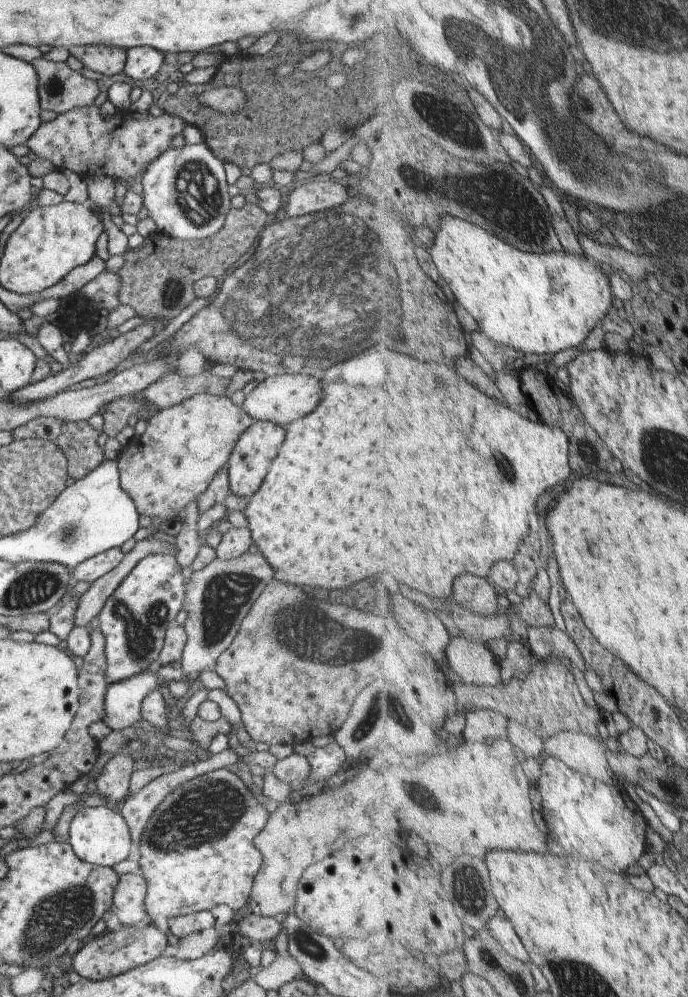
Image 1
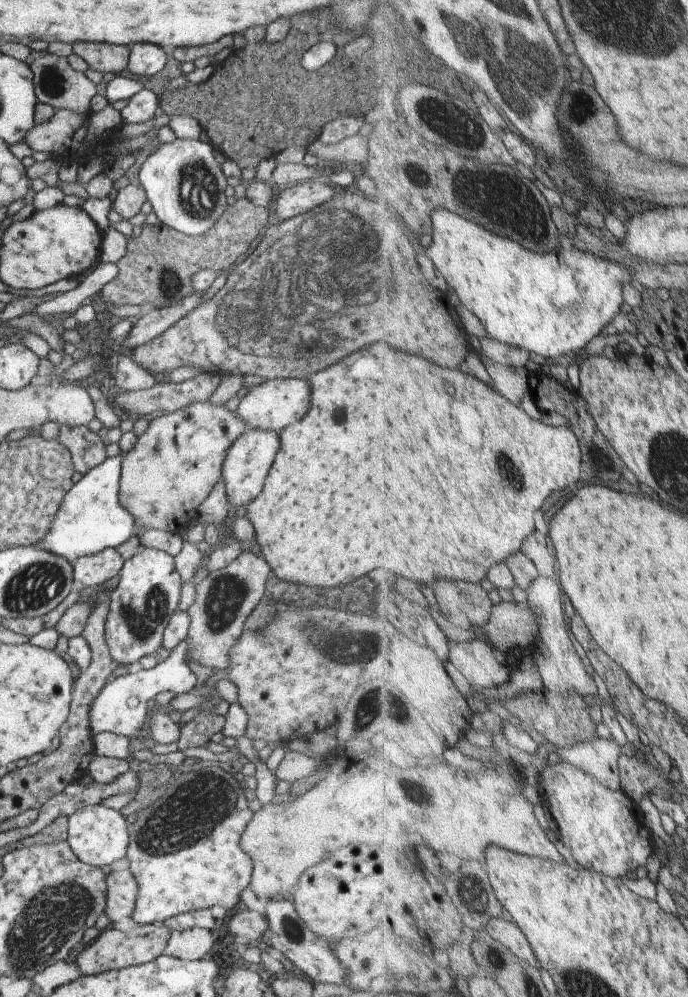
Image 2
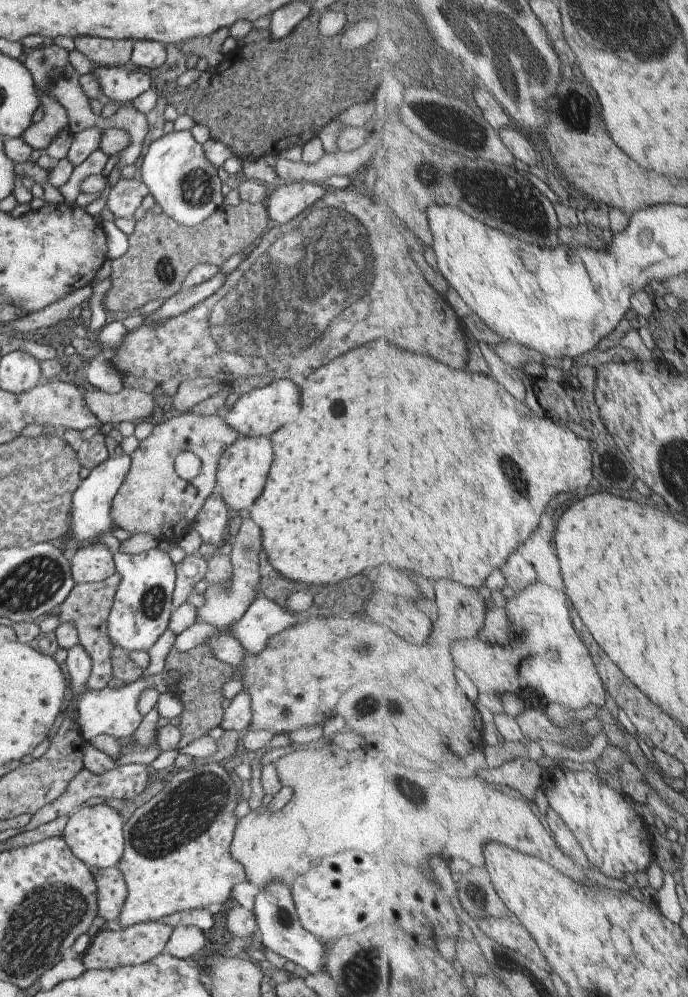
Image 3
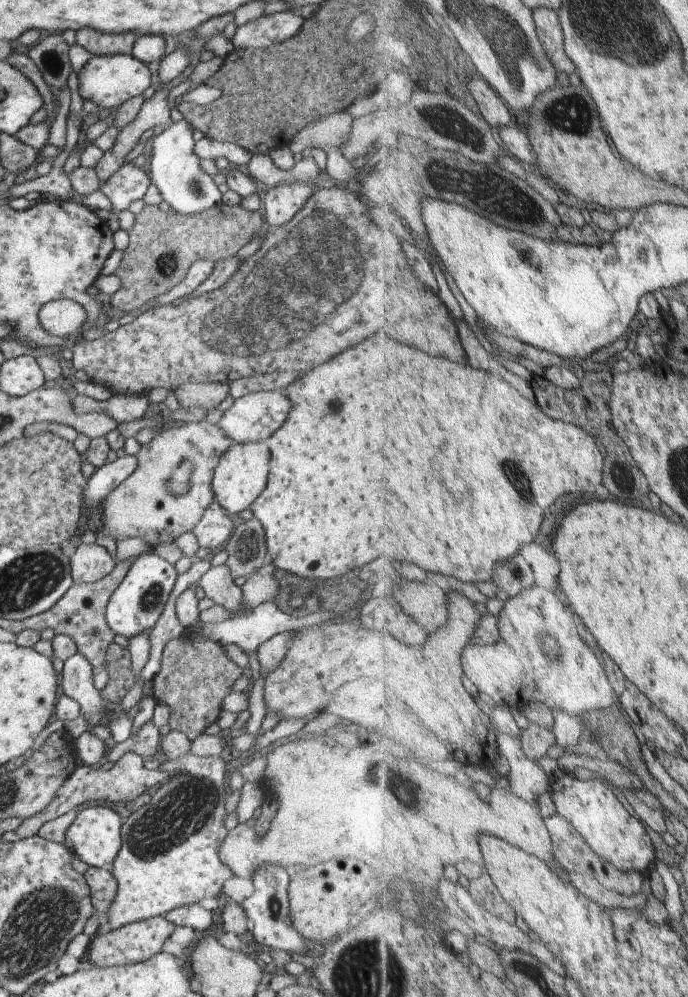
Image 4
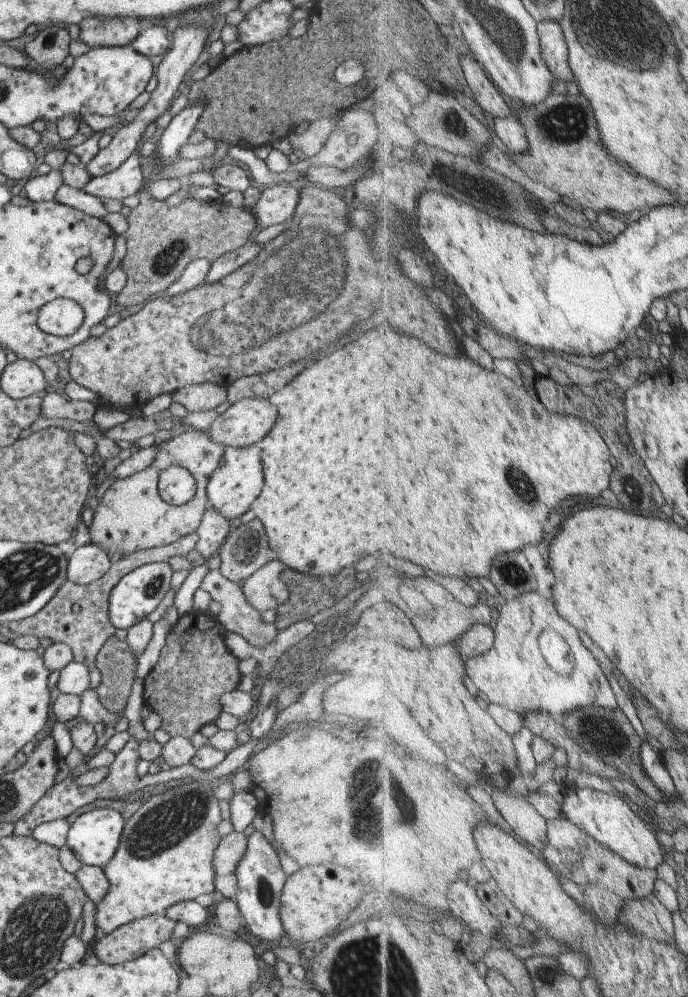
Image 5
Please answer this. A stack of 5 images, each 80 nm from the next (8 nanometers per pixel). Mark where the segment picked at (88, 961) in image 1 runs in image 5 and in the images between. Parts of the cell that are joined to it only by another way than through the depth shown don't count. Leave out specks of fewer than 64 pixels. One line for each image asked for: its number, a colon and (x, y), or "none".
2: (111, 949)
3: (133, 945)
4: (135, 942)
5: (132, 939)

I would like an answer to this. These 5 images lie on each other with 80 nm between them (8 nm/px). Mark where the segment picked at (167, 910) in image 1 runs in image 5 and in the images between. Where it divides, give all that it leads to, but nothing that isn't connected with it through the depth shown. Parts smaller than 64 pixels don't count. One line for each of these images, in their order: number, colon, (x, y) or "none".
2: (183, 853)
3: (175, 857)
4: (168, 856)
5: (164, 855)

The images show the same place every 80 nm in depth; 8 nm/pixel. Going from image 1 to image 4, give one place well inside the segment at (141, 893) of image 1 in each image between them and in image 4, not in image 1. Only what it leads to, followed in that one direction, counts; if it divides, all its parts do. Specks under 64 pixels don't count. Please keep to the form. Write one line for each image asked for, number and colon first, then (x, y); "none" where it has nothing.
2: (120, 890)
3: (110, 888)
4: (101, 885)

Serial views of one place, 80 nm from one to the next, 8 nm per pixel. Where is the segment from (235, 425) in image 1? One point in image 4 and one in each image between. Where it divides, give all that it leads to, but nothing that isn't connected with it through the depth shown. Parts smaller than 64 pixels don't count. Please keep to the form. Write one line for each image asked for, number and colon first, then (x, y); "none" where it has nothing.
2: (173, 465)
3: (152, 499)
4: (140, 507)

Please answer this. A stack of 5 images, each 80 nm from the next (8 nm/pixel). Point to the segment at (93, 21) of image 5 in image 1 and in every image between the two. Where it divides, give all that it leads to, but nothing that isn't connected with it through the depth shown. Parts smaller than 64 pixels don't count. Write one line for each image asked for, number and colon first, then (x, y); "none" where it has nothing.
1: (107, 61)
2: (101, 57)
3: (107, 53)
4: (96, 43)

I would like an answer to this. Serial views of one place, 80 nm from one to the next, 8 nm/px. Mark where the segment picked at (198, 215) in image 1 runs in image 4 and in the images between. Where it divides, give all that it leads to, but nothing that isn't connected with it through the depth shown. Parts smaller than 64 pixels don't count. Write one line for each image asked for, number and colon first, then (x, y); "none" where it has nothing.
2: (184, 185)
3: (184, 183)
4: (173, 169)

